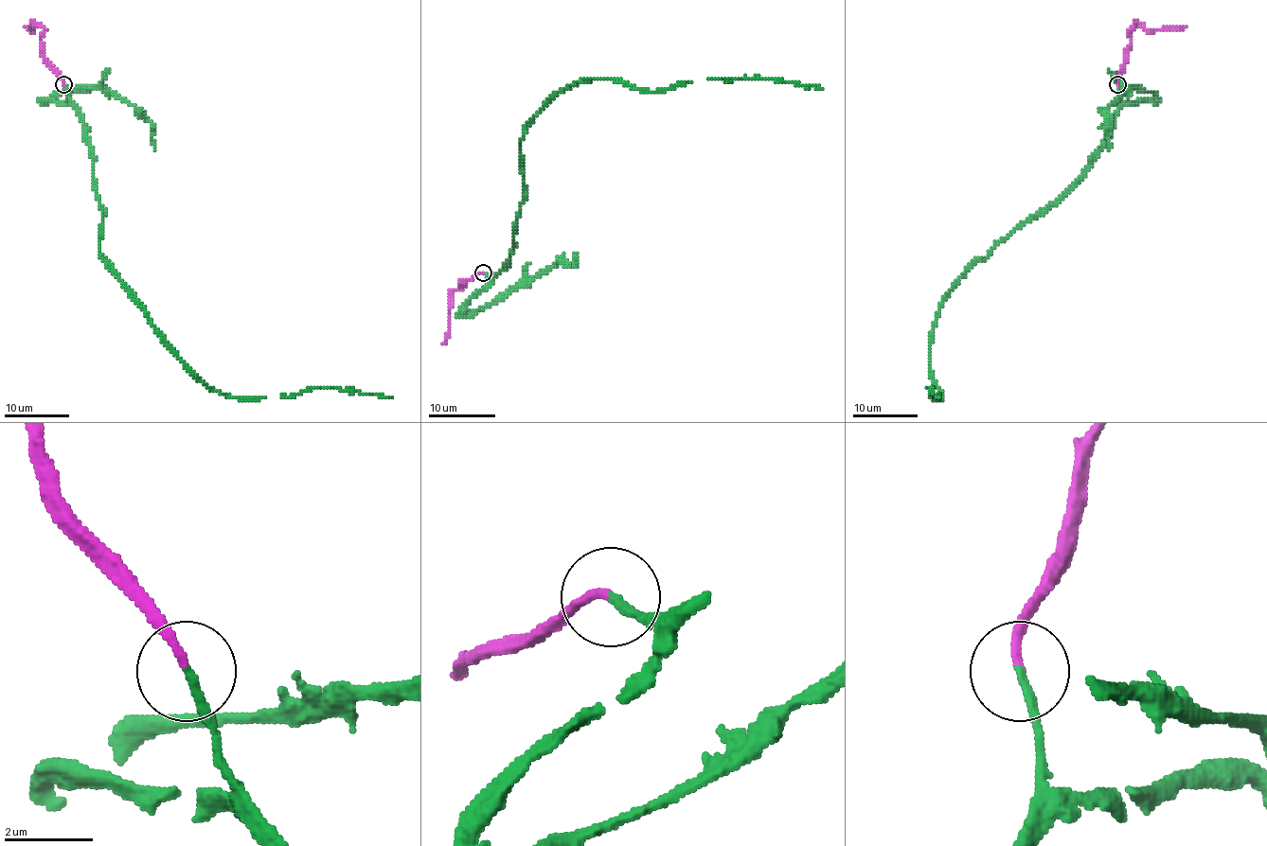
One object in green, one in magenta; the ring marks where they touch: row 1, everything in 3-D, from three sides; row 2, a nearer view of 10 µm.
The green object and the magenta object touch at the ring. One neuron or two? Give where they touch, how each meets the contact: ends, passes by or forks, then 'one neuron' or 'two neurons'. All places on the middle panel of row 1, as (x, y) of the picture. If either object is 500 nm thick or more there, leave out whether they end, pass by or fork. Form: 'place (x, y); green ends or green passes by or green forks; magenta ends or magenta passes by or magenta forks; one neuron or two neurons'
place (483, 273); green ends; magenta ends; one neuron

